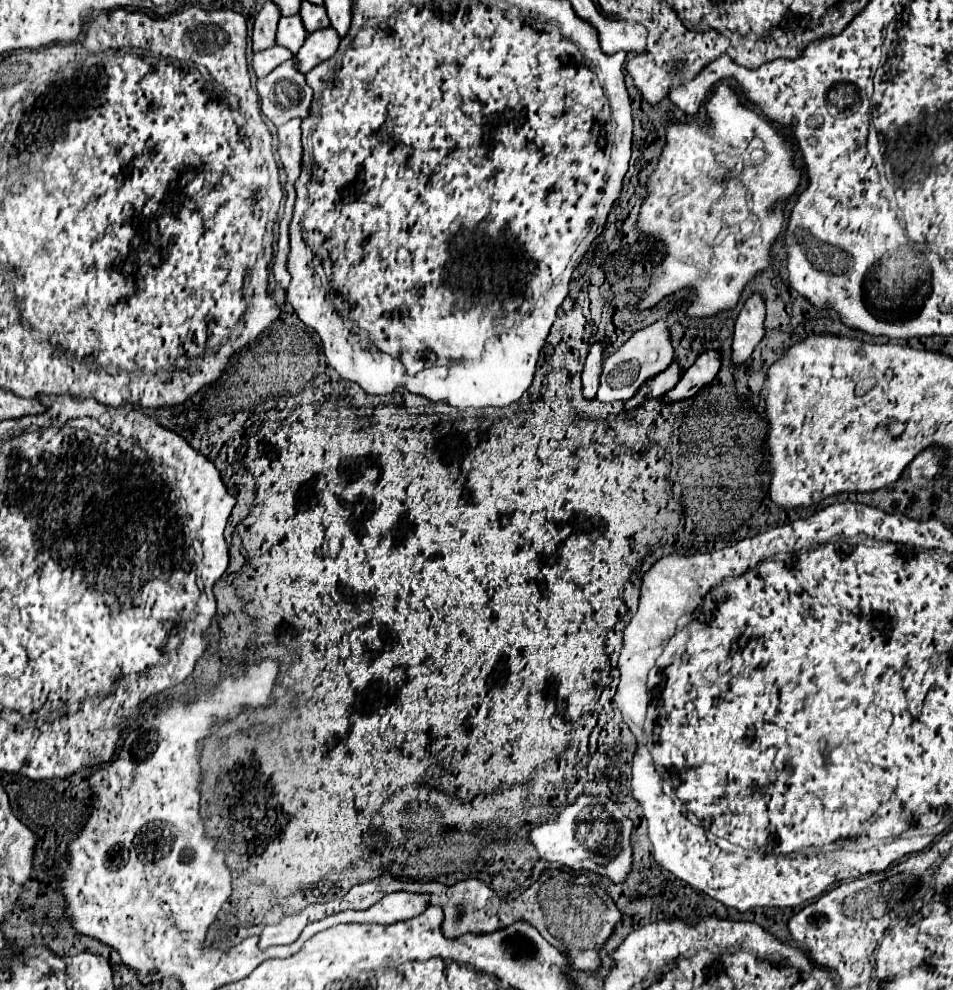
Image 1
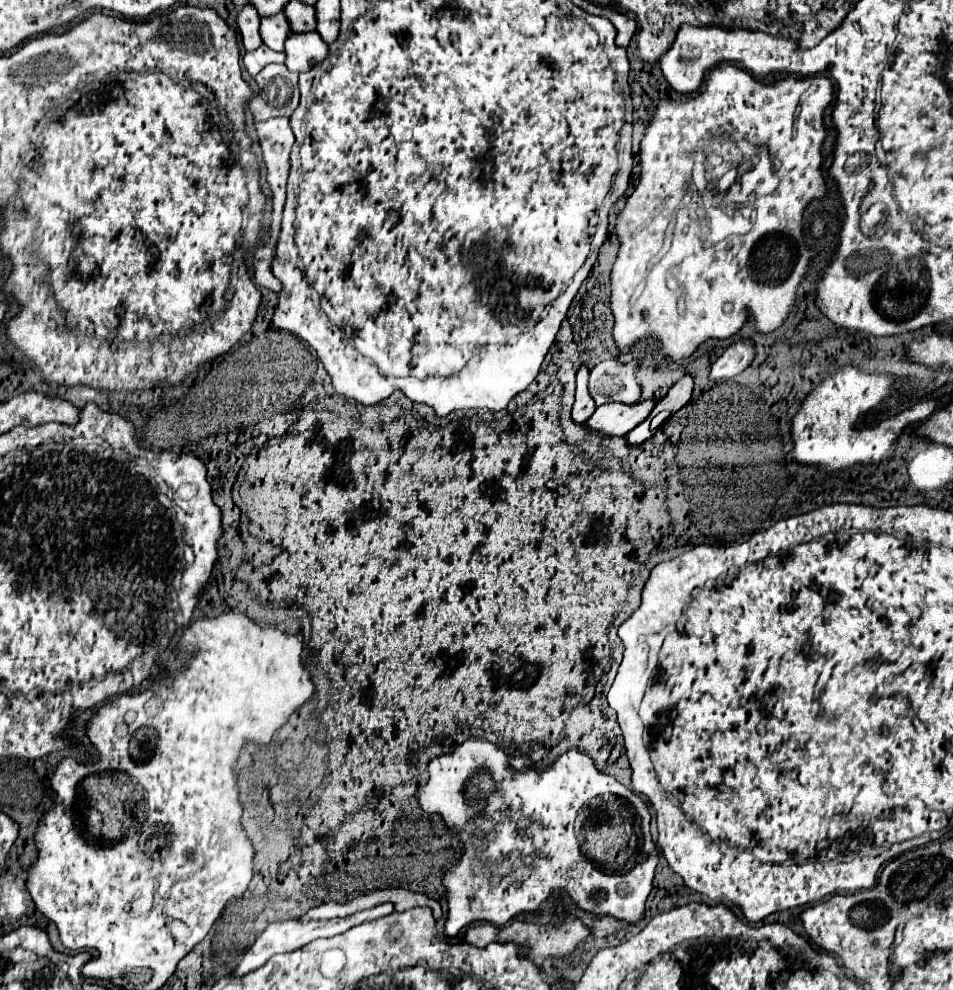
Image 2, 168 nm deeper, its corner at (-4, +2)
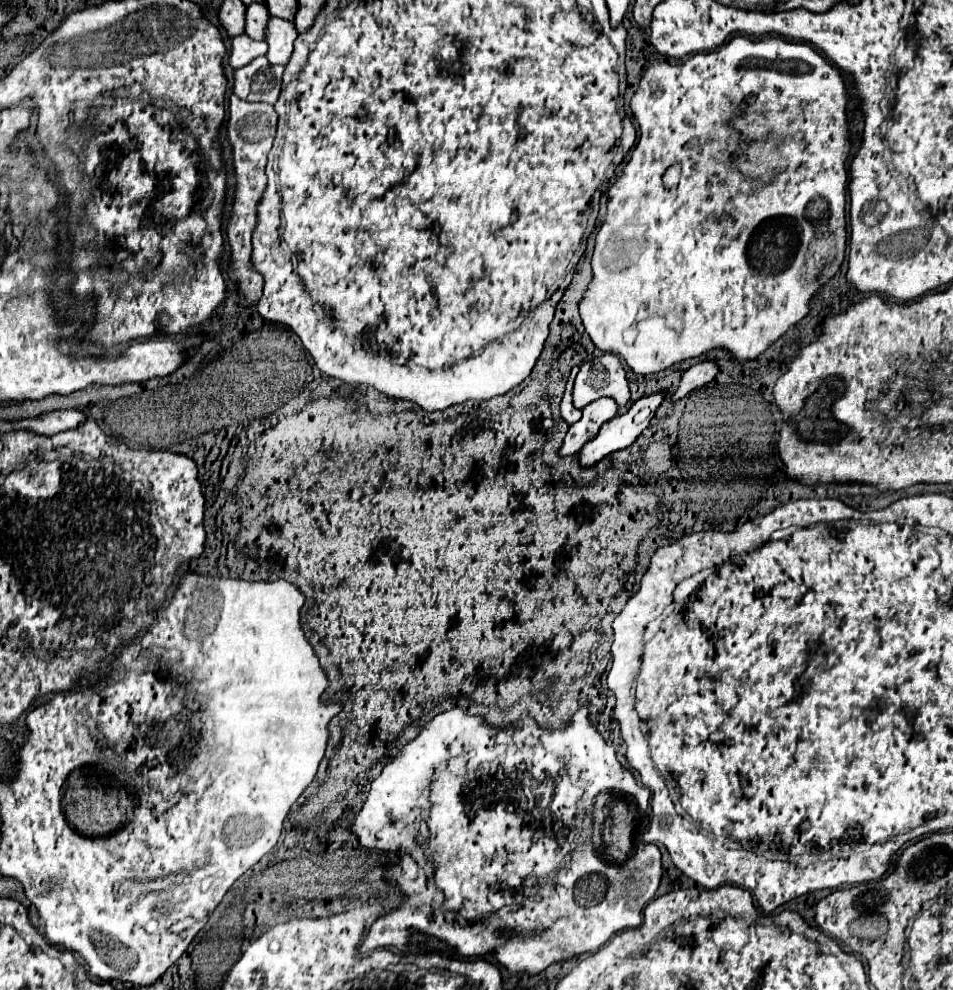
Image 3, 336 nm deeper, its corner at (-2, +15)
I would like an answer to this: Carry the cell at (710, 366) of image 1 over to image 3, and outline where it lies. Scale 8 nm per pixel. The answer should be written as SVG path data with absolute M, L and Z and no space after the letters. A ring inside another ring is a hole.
M652 394L646 398L640 398L638 402L634 402L630 406L630 410L622 416L612 418L610 422L606 422L600 432L596 434L596 438L588 440L582 450L580 450L580 466L582 468L592 468L594 464L598 464L602 458L606 458L608 454L616 452L616 450L624 450L628 448L644 430L642 426L634 424L632 418L642 410L642 408L652 408L656 410L656 406L660 406L664 400L664 394Z

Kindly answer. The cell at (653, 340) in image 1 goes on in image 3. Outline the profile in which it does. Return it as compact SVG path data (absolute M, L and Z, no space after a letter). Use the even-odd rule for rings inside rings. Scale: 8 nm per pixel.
M600 354L586 360L574 382L574 408L584 408L588 402L598 398L612 398L622 408L630 400L628 382L624 378L624 368L614 354Z

